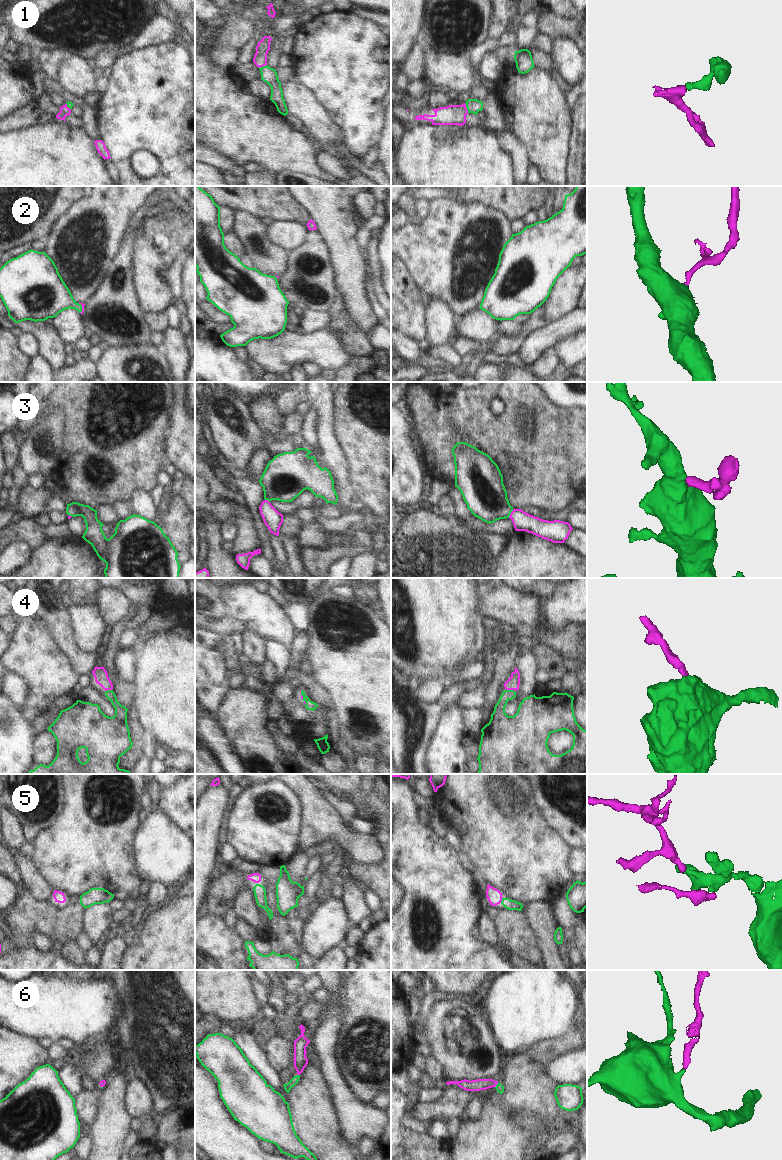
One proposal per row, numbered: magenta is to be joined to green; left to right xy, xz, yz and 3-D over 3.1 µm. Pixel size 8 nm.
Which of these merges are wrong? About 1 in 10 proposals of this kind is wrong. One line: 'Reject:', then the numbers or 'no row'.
Reject: no row

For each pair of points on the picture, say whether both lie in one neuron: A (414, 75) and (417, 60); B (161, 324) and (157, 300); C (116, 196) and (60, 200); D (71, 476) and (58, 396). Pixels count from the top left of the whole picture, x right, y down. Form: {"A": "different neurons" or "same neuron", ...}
{"A": "same neuron", "B": "different neurons", "C": "different neurons", "D": "same neuron"}

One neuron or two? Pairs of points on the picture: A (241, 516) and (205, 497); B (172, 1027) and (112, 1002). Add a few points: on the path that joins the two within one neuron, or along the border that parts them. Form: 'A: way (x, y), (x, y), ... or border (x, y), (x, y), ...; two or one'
A: way (232, 508), (216, 508), (214, 506); one
B: border (118, 984), (123, 1005), (123, 1026); two

